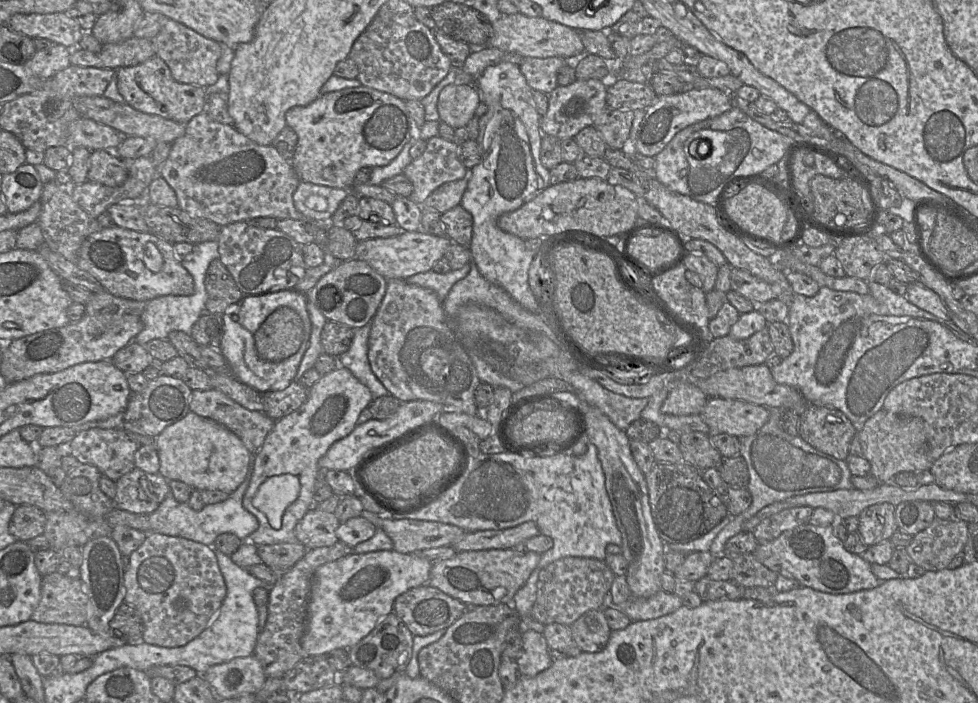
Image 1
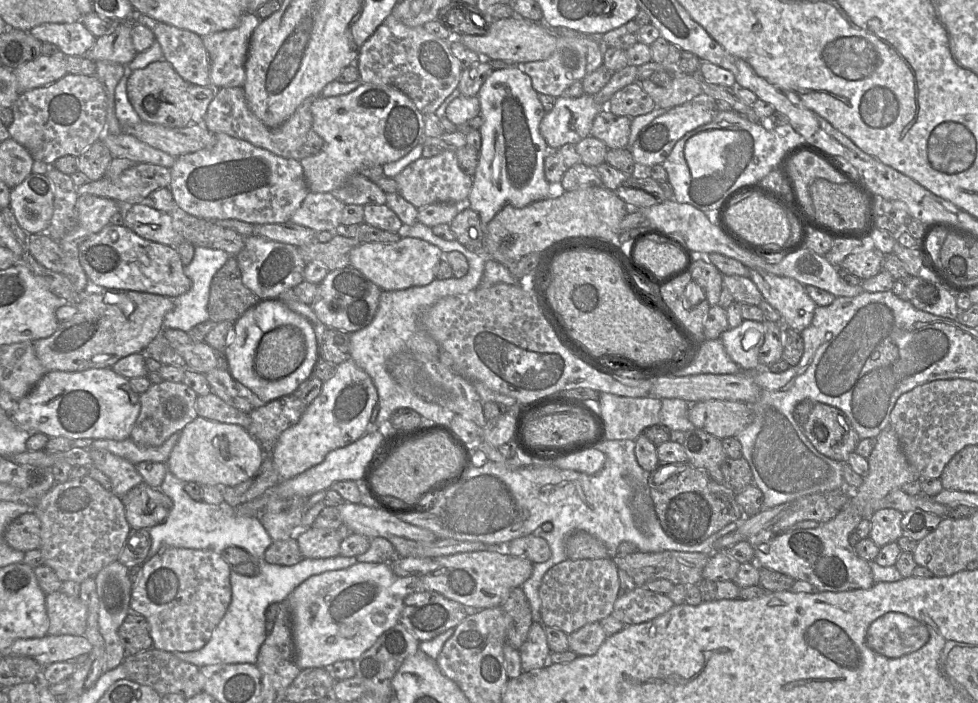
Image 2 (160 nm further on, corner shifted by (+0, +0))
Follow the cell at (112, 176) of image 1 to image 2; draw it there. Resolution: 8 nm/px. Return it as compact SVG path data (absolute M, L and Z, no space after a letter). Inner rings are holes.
M149 163L136 164L117 178L103 177L76 188L77 195L96 195L125 206L142 203L151 192L169 188L170 169Z

